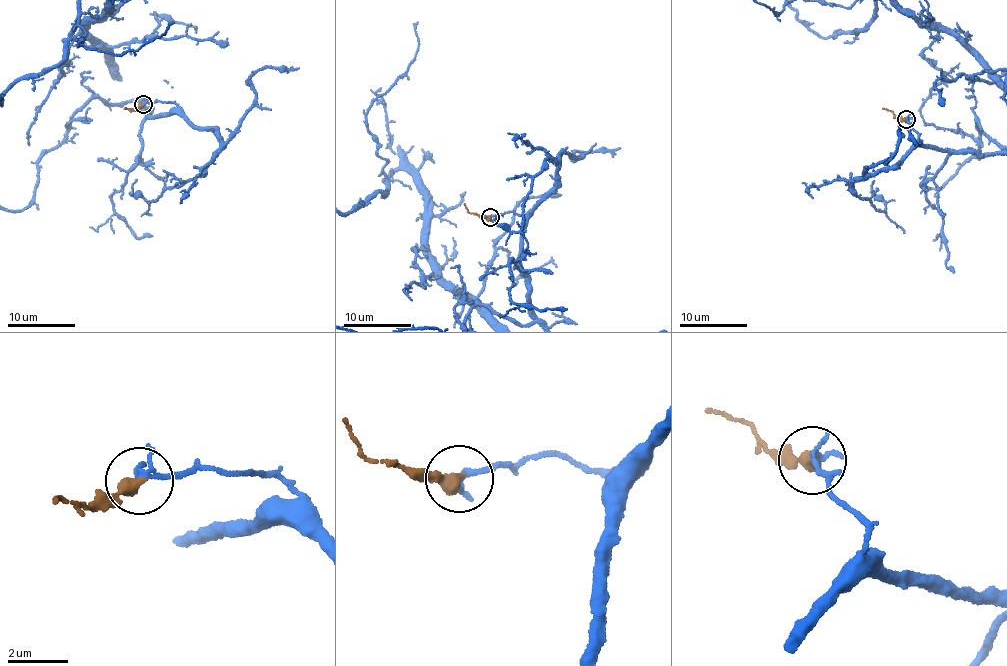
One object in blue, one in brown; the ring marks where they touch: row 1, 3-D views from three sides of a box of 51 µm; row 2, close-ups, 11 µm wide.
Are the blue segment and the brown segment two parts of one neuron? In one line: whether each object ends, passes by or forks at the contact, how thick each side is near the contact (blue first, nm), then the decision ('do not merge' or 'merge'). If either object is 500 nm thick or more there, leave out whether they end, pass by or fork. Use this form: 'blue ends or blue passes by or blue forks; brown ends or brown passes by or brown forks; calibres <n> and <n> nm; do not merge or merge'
blue ends; brown ends; calibres 240 and 440 nm; merge

